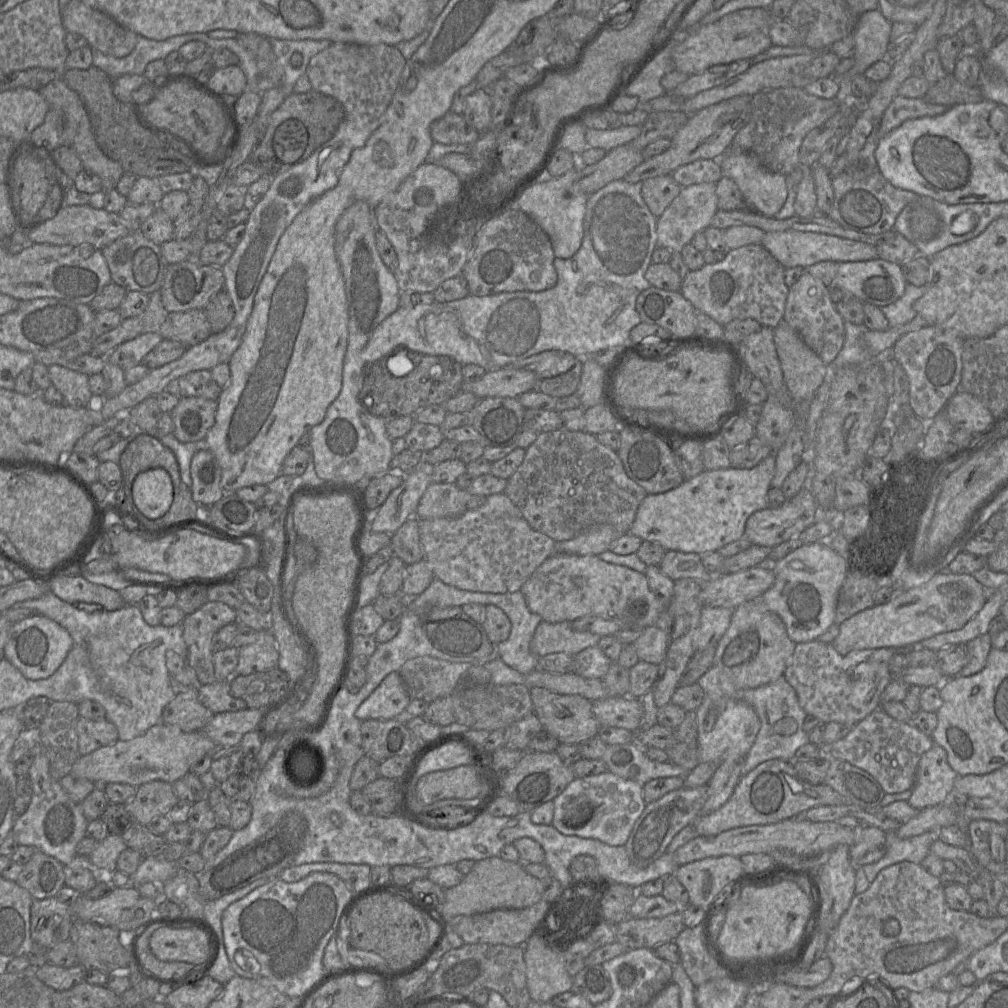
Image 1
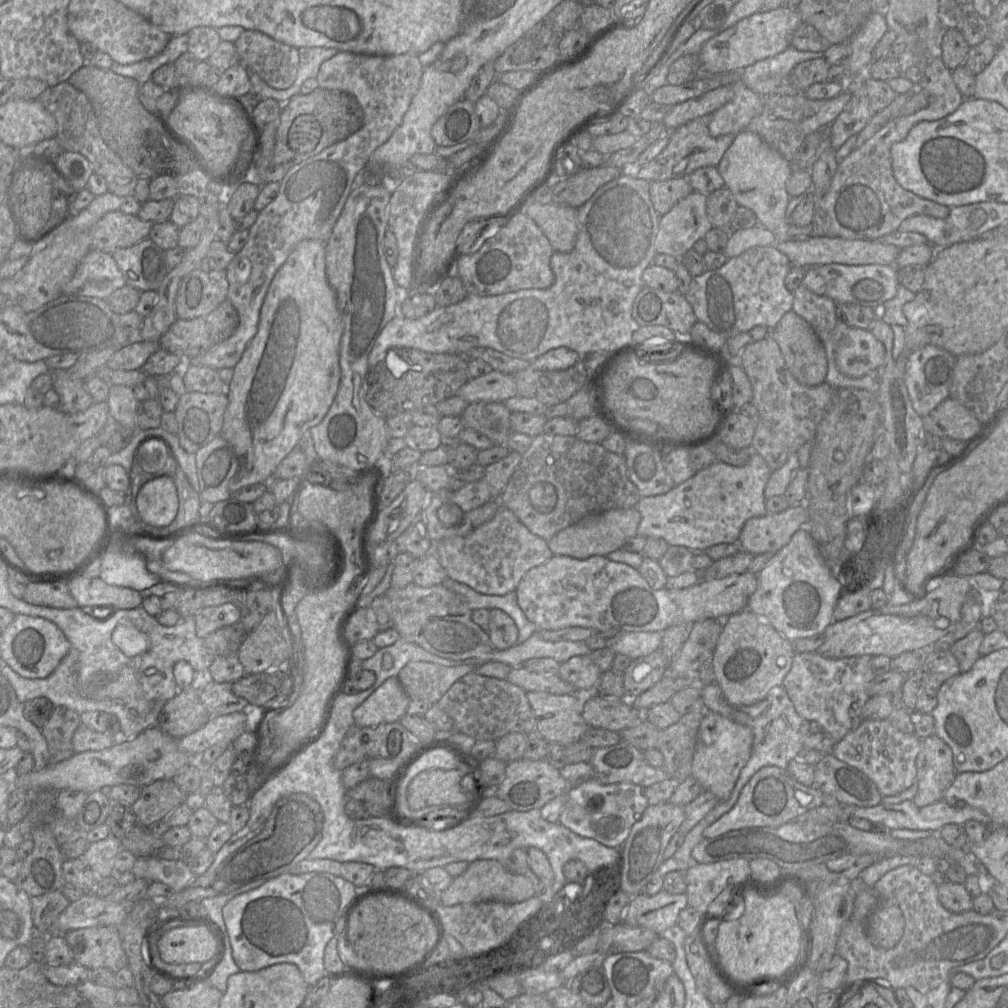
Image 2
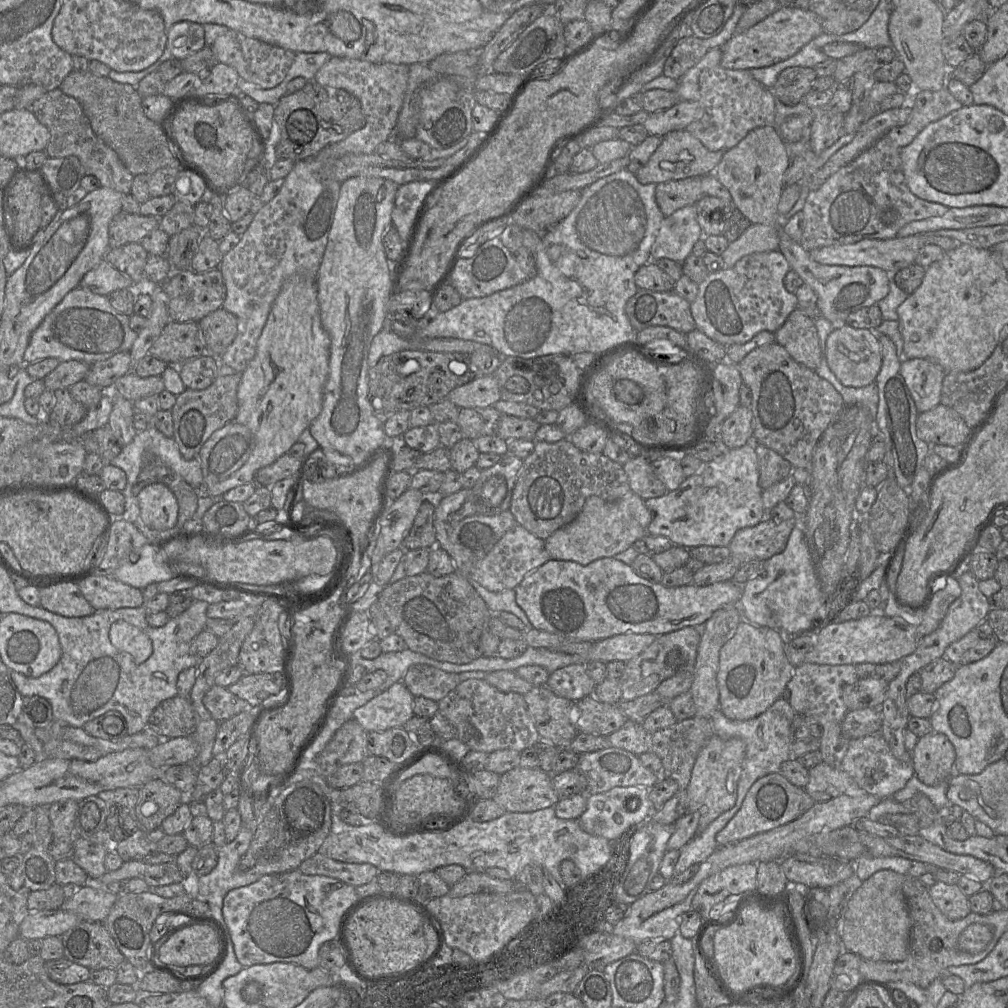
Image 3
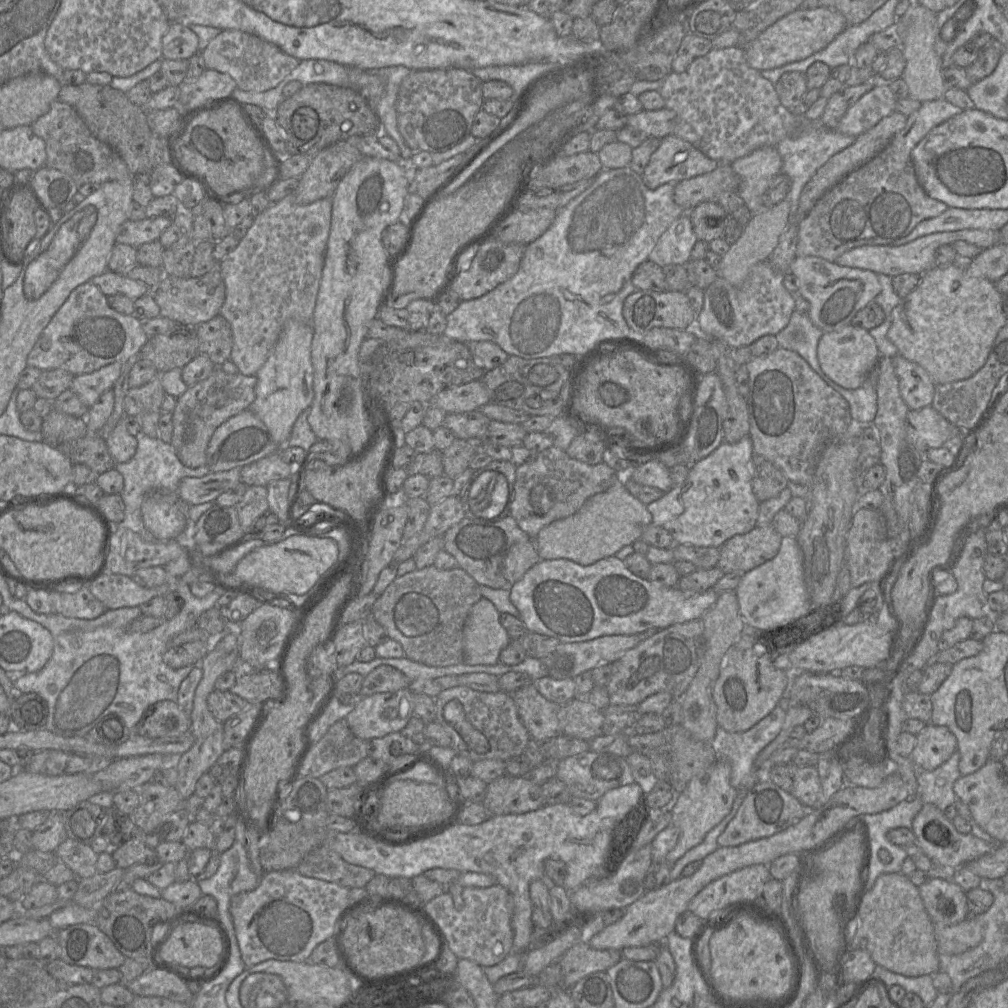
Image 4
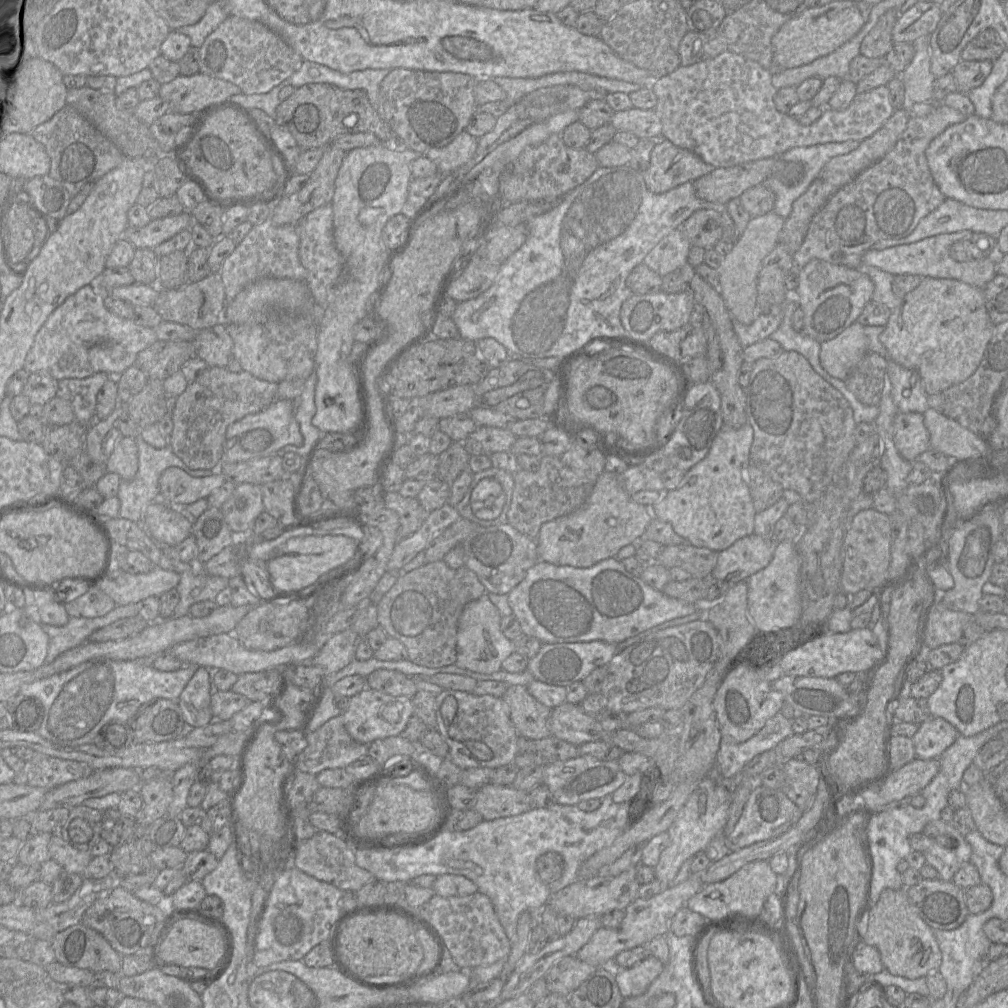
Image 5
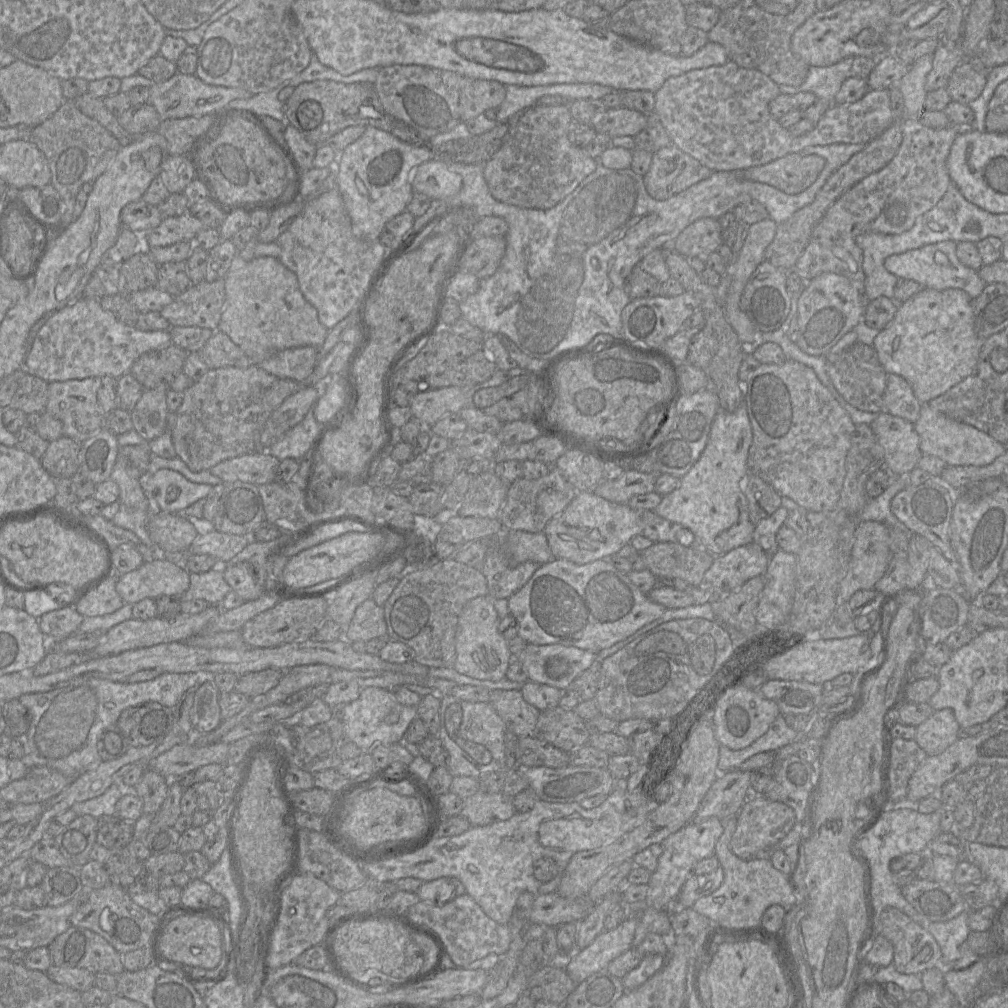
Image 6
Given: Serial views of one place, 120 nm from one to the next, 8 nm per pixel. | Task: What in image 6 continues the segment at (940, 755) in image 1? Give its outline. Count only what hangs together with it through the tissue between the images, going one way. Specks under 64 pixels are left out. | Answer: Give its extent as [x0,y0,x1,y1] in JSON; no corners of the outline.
[916,709,960,756]

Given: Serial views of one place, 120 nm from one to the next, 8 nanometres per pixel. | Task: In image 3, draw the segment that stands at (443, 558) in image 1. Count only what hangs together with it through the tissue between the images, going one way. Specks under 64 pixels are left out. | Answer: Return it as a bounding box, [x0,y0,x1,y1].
[470,524,550,591]

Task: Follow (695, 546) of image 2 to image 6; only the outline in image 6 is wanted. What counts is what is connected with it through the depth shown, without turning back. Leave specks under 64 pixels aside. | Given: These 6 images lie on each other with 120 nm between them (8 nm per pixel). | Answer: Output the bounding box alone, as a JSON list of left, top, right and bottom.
[653,383,755,557]

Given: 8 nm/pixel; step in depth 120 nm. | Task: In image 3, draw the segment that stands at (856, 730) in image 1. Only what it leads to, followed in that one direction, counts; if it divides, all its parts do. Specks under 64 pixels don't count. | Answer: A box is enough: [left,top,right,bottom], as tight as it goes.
[841,733,915,799]

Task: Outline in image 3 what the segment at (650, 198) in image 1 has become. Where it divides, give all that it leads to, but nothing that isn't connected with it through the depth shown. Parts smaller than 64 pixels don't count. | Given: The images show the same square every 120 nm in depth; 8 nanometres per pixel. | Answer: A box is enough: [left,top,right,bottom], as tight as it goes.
[655,176,703,217]

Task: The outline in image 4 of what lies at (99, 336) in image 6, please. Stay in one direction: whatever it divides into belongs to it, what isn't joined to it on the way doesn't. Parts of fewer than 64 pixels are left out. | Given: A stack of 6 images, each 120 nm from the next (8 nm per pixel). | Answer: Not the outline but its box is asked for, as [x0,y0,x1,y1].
[27,282,148,376]

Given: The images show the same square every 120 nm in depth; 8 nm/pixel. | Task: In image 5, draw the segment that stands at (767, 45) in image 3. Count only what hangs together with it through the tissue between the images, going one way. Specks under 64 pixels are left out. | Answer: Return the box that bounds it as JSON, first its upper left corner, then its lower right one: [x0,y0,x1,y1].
[773,1,872,69]

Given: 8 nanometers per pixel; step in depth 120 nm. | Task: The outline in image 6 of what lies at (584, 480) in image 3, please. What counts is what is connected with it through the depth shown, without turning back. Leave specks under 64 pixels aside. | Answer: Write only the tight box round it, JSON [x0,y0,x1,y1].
[499,465,577,532]

